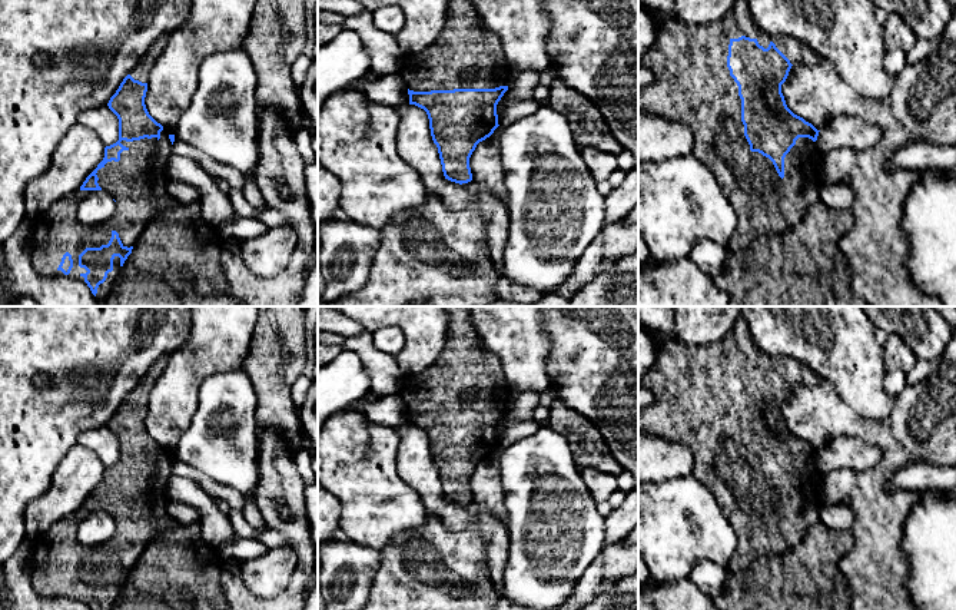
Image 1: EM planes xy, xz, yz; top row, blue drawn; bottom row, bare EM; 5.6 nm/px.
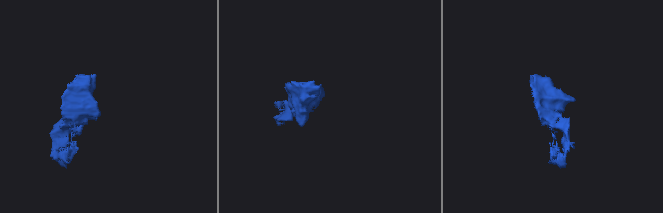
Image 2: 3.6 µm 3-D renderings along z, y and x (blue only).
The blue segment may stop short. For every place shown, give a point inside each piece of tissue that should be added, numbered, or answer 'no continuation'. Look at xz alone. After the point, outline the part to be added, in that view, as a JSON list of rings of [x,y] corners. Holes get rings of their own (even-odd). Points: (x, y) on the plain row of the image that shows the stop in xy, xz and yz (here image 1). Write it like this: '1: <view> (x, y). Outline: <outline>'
1: xz (465, 377). Outline: [[[444,306],[448,312],[448,347],[438,361],[416,374],[404,374],[399,381],[399,395],[406,408],[414,412],[454,410],[495,410],[508,407],[514,394],[504,375],[498,357],[481,347],[474,331],[469,306]]]

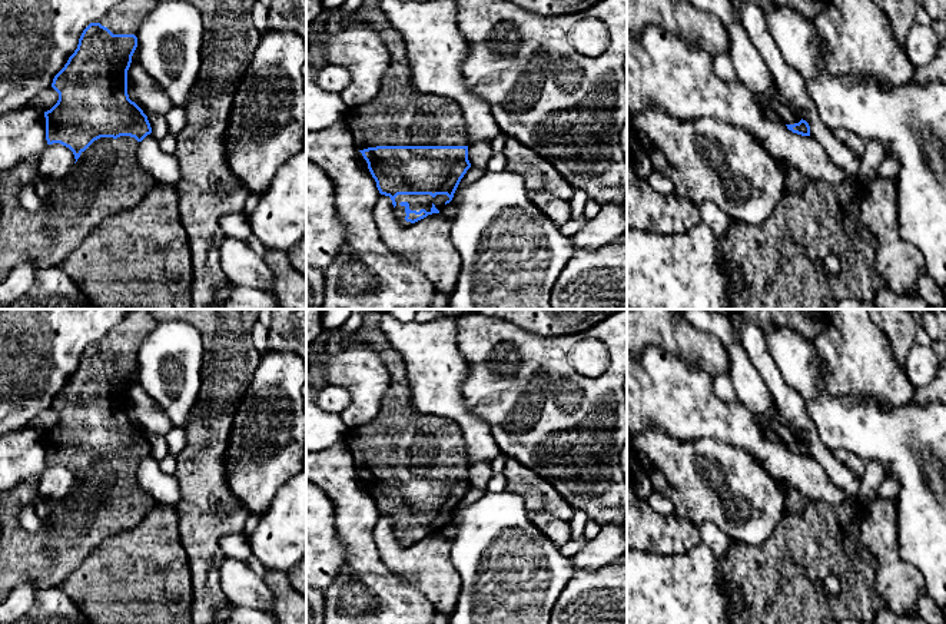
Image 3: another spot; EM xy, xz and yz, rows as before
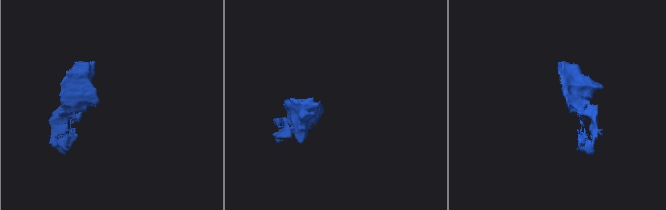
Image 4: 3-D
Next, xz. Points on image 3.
1: xz (417, 523). Outline: [[[398,515],[395,518],[396,527],[395,537],[401,542],[401,545],[411,545],[411,542],[405,541],[405,527],[401,527],[401,522],[408,522],[411,531],[419,532],[421,530],[425,530],[426,532],[431,532],[431,528],[435,527],[438,531],[441,531],[445,527],[445,522],[449,521],[447,515],[437,515],[432,518],[431,515]]]

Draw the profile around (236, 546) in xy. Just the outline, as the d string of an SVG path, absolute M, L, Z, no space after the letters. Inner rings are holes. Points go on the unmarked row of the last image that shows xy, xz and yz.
M242 532L225 535L219 544L226 557L248 561L252 554L248 538Z

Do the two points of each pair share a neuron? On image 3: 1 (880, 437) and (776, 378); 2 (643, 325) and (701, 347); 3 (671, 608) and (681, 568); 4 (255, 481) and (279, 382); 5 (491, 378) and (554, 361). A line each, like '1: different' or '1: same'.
1: different
2: same
3: same
4: same
5: same

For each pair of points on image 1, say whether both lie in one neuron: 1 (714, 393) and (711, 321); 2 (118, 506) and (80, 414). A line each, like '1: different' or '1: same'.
1: different
2: different

